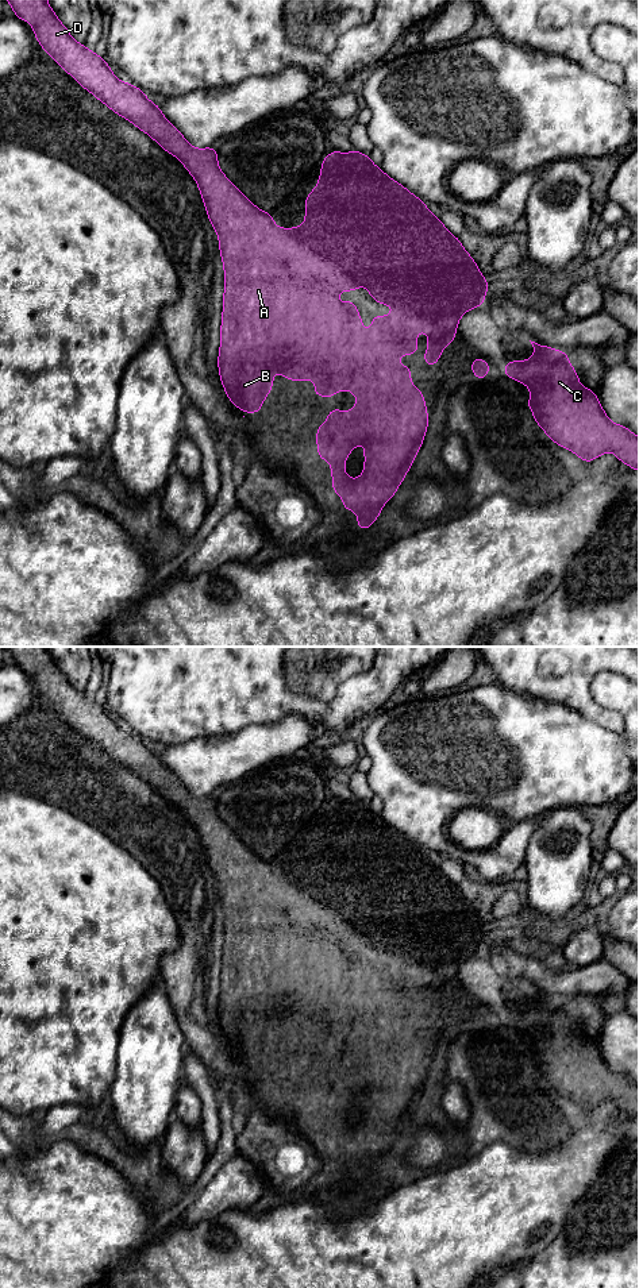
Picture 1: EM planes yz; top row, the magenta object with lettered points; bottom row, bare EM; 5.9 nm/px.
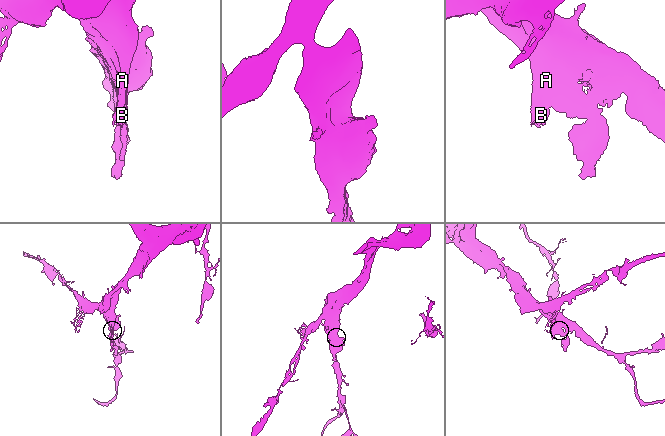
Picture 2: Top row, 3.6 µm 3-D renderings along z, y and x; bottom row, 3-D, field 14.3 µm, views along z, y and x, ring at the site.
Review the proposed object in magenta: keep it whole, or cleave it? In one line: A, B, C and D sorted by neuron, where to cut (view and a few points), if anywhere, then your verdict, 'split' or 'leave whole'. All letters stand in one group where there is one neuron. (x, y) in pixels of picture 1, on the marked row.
A B C D | no cut | leave whole

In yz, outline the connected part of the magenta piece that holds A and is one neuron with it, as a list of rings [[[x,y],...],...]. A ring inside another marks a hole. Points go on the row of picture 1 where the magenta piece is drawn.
[[[5,0],[11,4],[19,20],[30,20],[32,32],[42,49],[49,53],[58,66],[65,69],[82,88],[89,90],[113,112],[130,120],[134,126],[157,140],[172,155],[177,157],[199,185],[209,223],[219,236],[219,248],[224,265],[224,297],[222,316],[222,343],[219,347],[219,377],[226,396],[242,413],[261,412],[261,404],[273,387],[273,369],[288,379],[301,382],[311,378],[317,385],[312,394],[332,398],[343,389],[351,390],[359,401],[353,410],[343,412],[332,408],[328,420],[316,432],[317,456],[331,463],[332,491],[342,495],[346,510],[358,512],[357,528],[367,529],[377,521],[382,505],[389,502],[405,478],[428,427],[424,394],[408,381],[412,378],[409,366],[399,366],[400,354],[417,352],[416,332],[428,333],[428,350],[424,366],[435,366],[443,348],[454,342],[461,316],[476,306],[484,305],[489,288],[471,255],[465,251],[459,239],[451,235],[435,217],[424,201],[415,197],[401,184],[388,177],[381,167],[372,163],[369,155],[359,151],[342,154],[331,150],[322,162],[320,178],[316,188],[305,197],[305,224],[296,228],[274,225],[272,212],[259,211],[240,190],[220,171],[216,147],[197,150],[181,132],[168,122],[158,104],[149,101],[145,92],[132,84],[123,84],[115,77],[107,61],[85,45],[76,42],[66,27],[58,20],[47,0]],[[362,265],[392,265],[392,270],[362,270]],[[365,284],[369,294],[378,304],[394,308],[394,315],[370,317],[370,335],[365,335],[363,319],[359,319],[351,300],[338,305],[339,290],[358,290]],[[365,441],[365,468],[359,479],[344,474],[344,459],[351,450]]]

